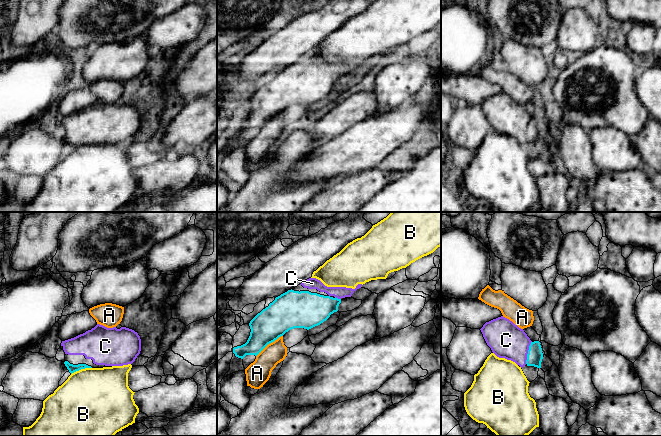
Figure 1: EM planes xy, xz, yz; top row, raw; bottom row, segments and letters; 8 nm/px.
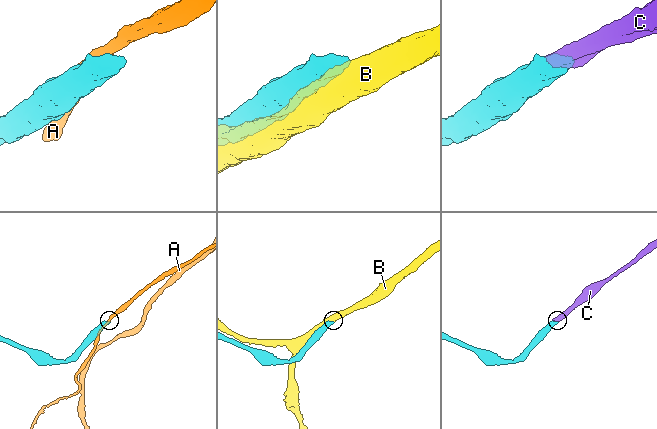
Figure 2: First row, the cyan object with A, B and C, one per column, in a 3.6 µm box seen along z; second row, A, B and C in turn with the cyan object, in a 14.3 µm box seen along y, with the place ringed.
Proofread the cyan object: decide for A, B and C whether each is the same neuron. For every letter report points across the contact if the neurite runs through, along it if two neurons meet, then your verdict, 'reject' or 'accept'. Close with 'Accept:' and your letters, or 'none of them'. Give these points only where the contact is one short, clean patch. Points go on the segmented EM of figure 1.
A: reject
B: reject
C: runs through yz (534, 357), (528, 352), (522, 351), (506, 340); accept
Accept: C

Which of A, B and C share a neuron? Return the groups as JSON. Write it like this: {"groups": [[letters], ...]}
{"groups": [["A"], ["B"], ["C"]]}

